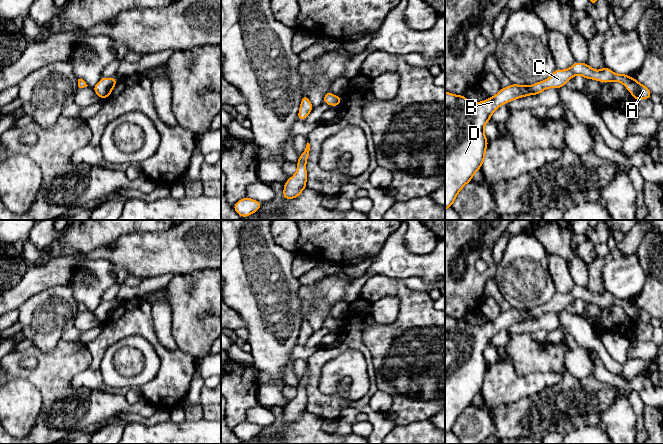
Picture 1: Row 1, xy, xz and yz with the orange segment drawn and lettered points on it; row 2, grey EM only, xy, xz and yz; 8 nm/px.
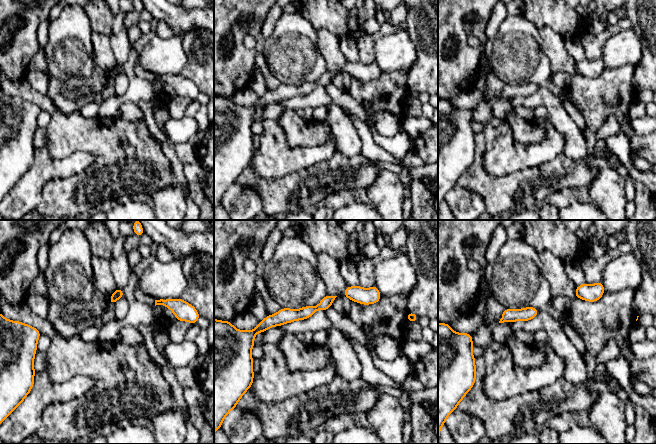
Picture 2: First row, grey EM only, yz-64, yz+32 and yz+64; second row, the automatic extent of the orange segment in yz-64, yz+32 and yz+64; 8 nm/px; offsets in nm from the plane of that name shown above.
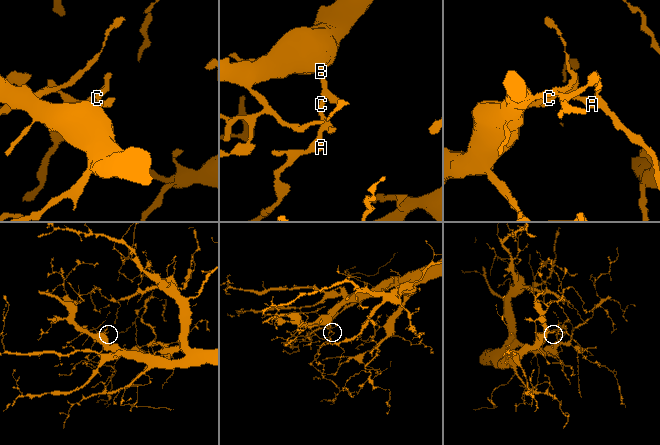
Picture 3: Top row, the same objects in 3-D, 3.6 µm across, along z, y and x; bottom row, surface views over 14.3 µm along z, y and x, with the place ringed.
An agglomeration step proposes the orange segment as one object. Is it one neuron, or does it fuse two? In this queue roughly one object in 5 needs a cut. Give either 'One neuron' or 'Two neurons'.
One neuron

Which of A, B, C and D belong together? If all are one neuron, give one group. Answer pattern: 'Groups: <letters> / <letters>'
Groups: A B C D

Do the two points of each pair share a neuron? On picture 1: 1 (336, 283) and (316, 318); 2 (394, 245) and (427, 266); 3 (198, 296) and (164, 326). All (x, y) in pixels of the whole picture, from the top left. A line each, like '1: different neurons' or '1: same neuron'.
1: same neuron
2: same neuron
3: different neurons

